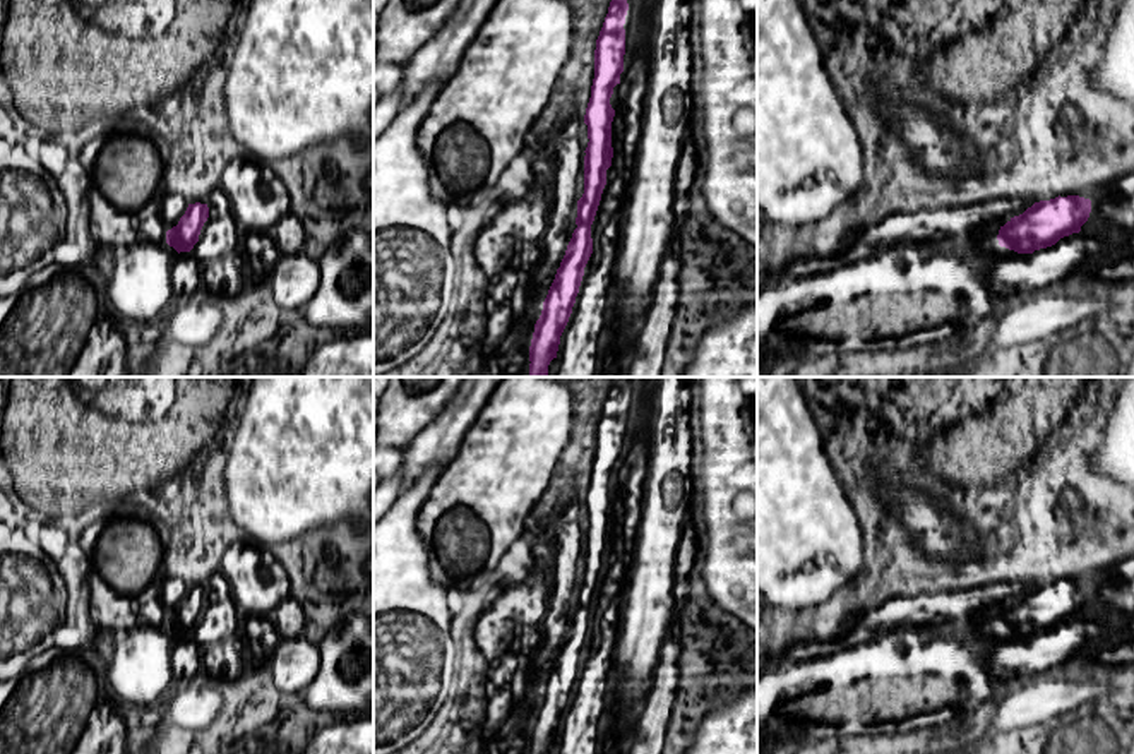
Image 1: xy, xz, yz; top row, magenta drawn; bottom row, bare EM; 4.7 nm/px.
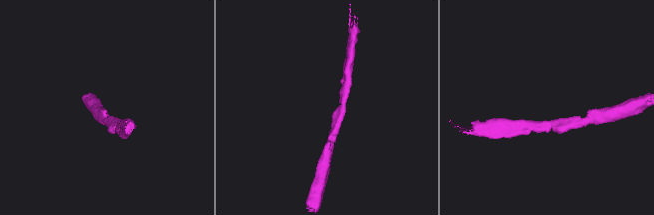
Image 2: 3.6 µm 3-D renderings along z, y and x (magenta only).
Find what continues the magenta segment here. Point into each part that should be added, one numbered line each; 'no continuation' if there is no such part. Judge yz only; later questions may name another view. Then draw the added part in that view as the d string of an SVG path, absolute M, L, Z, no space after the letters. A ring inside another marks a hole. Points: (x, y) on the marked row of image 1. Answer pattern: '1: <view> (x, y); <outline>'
no continuation

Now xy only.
no continuation

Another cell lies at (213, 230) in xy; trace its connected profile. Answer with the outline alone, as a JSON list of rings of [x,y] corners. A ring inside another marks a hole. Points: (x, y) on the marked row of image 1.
[[[221,188],[207,197],[209,218],[204,223],[199,242],[190,250],[206,269],[224,266],[236,255],[243,255],[243,233],[235,223],[231,204]]]

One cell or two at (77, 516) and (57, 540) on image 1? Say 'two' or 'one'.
one

